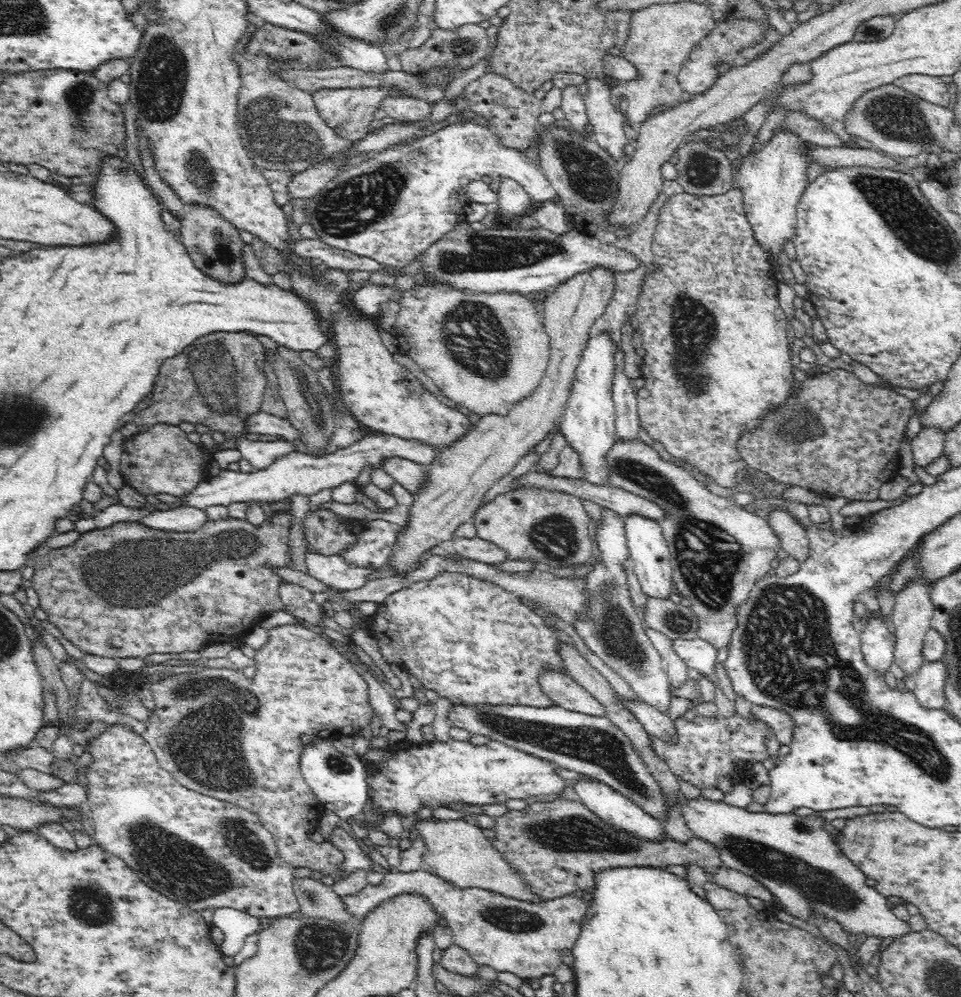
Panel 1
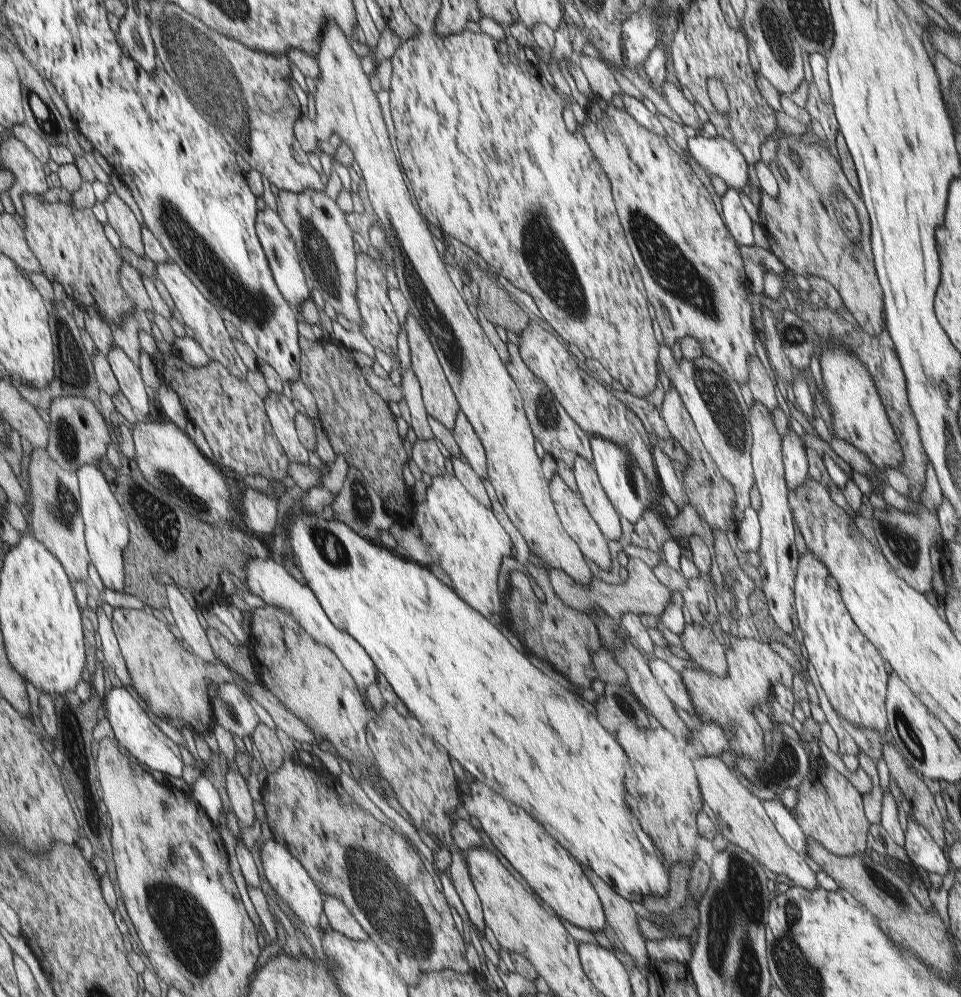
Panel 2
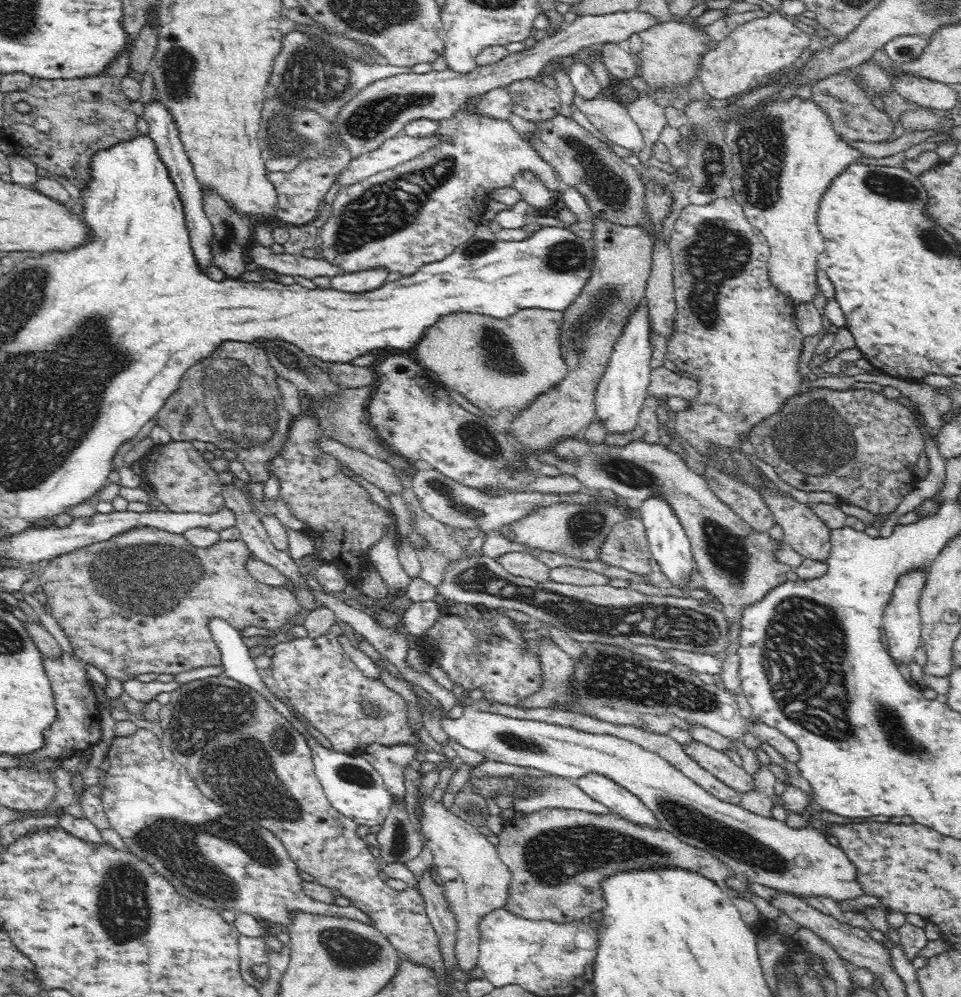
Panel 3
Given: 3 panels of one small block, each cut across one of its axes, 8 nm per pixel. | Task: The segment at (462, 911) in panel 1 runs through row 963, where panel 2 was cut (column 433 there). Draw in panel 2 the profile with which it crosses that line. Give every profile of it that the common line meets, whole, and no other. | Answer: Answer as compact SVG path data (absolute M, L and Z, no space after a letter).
M446 473L446 476L430 479L432 484L427 486L424 502L415 503L414 518L420 528L421 541L428 548L432 560L450 576L454 590L470 606L486 618L491 614L501 615L498 575L502 559L513 556L513 540L498 522L492 507L482 506L456 477Z

